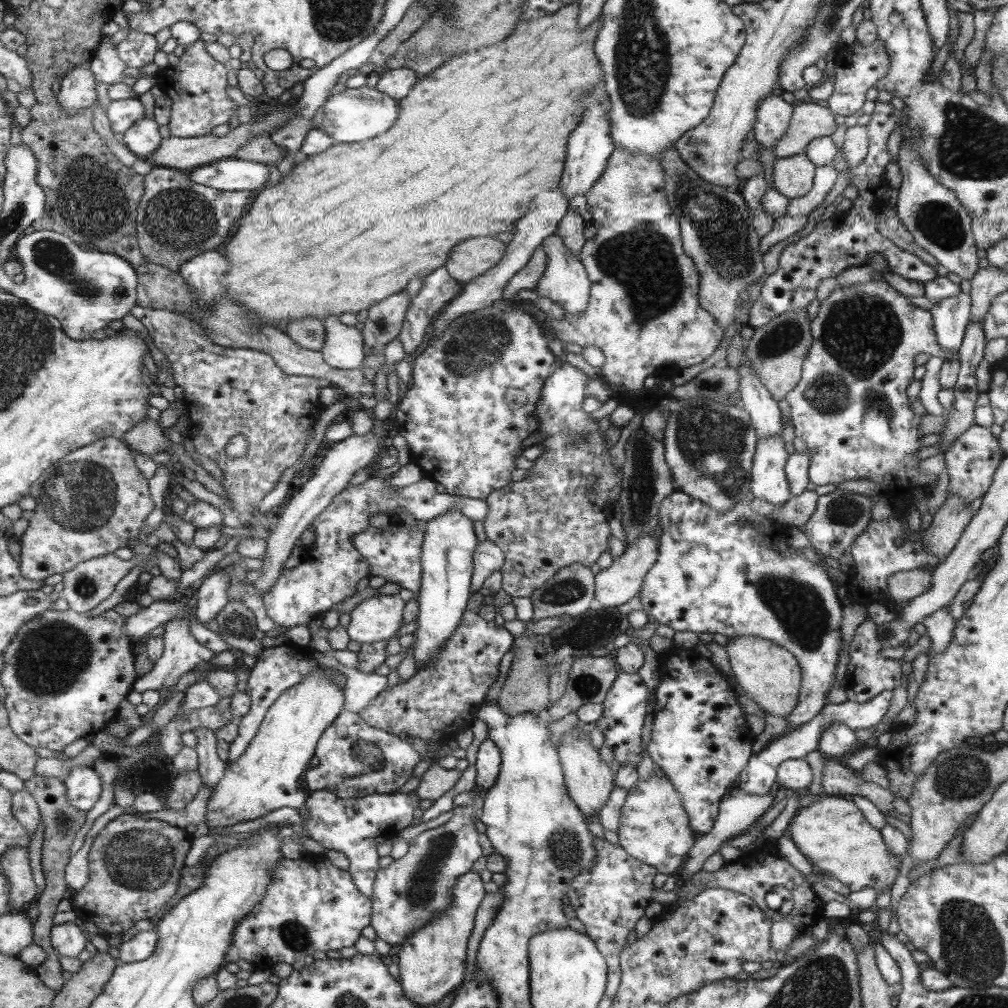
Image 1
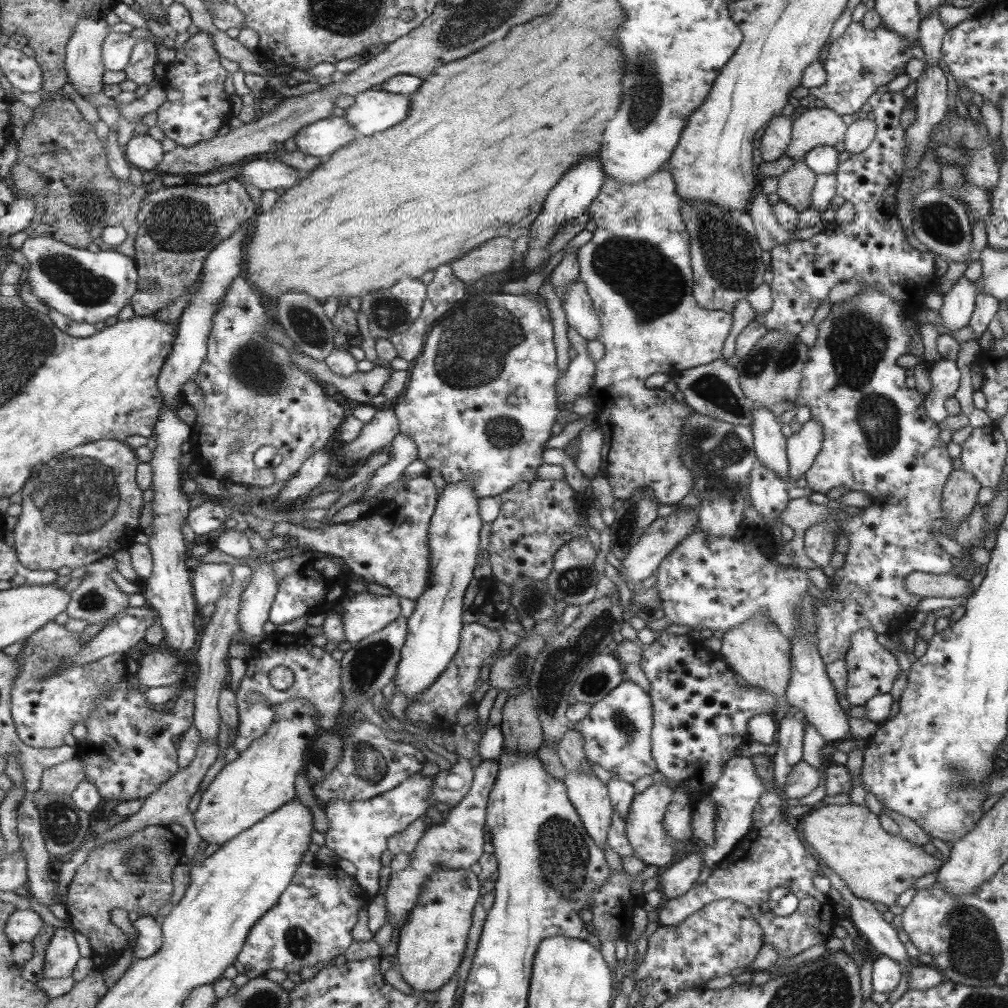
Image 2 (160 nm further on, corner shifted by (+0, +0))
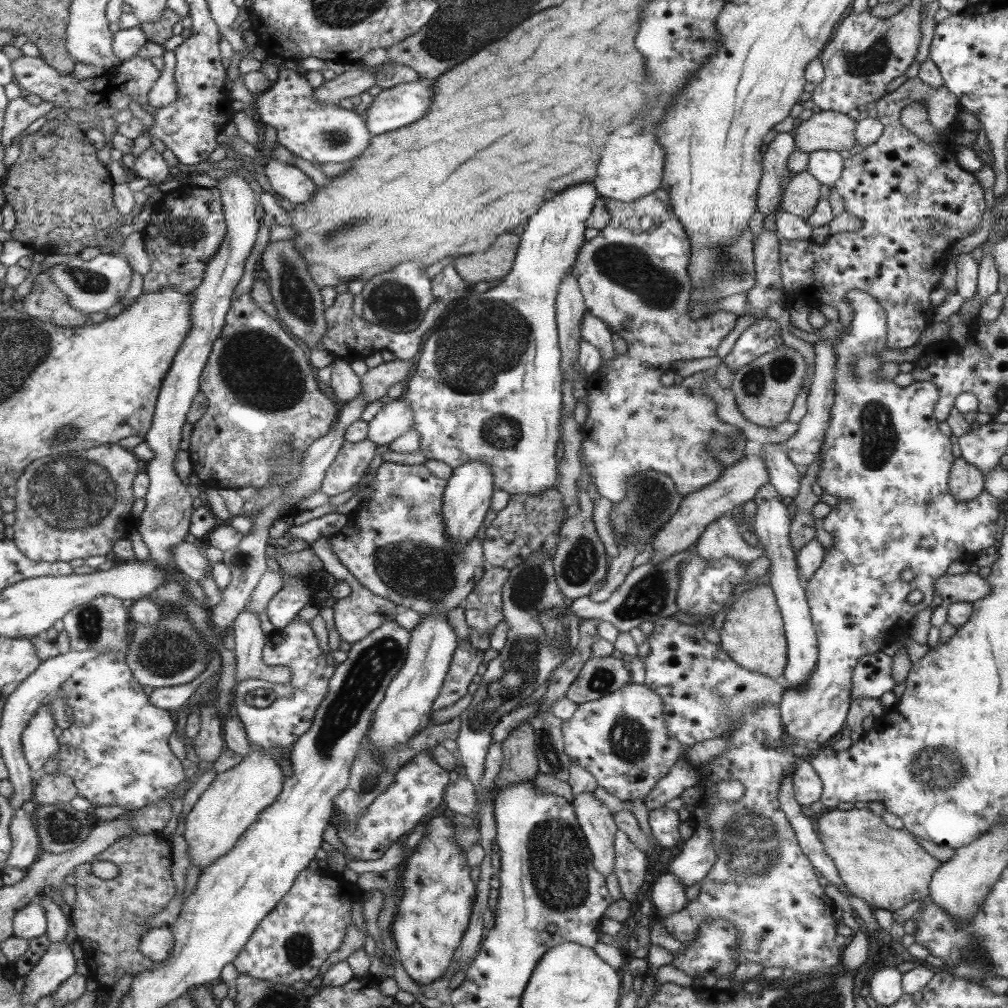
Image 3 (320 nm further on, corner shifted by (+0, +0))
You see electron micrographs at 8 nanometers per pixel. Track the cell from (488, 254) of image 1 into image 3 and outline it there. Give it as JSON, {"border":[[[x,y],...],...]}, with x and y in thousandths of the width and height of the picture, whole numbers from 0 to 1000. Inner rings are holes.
{"border":[[[511,232],[496,233],[487,245],[477,251],[450,255],[450,267],[461,281],[477,285],[493,281],[507,268],[515,238]]]}

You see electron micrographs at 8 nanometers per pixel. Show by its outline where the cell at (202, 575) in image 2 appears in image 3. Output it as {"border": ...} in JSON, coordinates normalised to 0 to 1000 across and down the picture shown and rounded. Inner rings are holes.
{"border":[[[179,538],[171,544],[171,556],[184,574],[197,577],[208,565],[209,559],[200,550],[194,539]]]}

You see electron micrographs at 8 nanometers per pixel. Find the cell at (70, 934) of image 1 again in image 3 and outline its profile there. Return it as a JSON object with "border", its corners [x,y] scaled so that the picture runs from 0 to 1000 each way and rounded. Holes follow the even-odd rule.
{"border":[[[63,934],[53,936],[40,955],[25,968],[24,996],[37,996],[41,990],[56,985],[74,964],[76,951],[72,942]]]}

